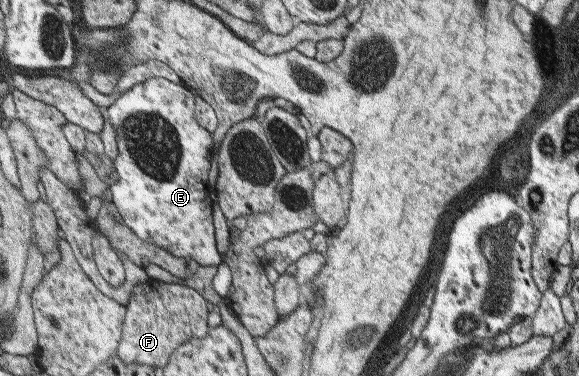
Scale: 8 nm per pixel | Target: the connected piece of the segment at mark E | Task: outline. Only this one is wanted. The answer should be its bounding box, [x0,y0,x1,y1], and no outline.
[104,78,223,266]

